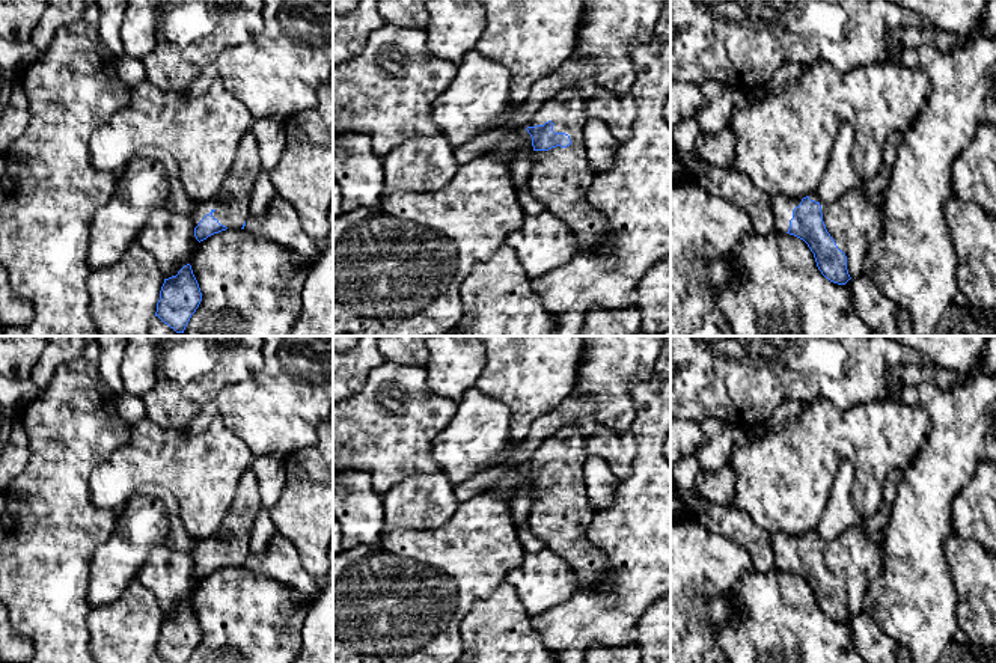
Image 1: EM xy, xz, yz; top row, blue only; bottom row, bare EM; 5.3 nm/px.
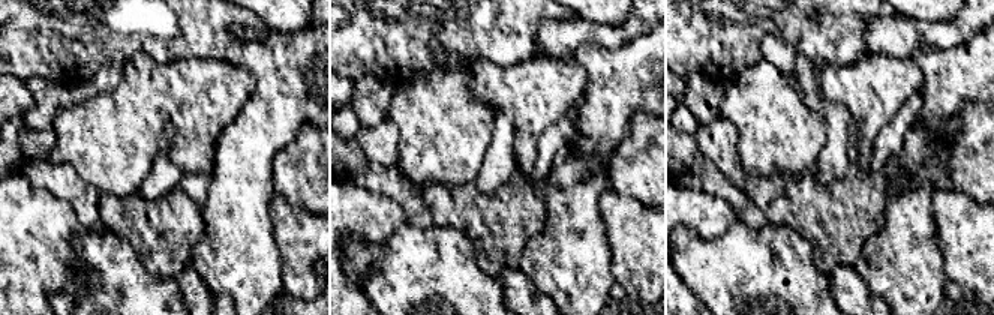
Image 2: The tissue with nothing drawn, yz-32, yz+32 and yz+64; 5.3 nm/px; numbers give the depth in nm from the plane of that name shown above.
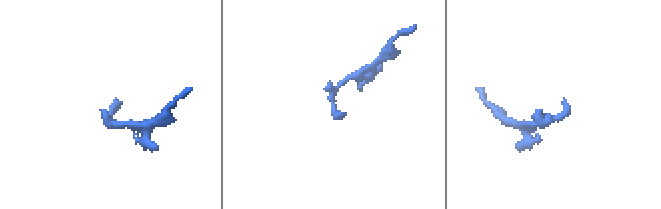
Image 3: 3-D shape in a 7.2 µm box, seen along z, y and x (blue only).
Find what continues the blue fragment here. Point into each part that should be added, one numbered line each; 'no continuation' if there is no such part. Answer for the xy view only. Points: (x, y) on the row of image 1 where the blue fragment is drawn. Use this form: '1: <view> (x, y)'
1: xy (231, 204)

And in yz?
1: yz (856, 223)

